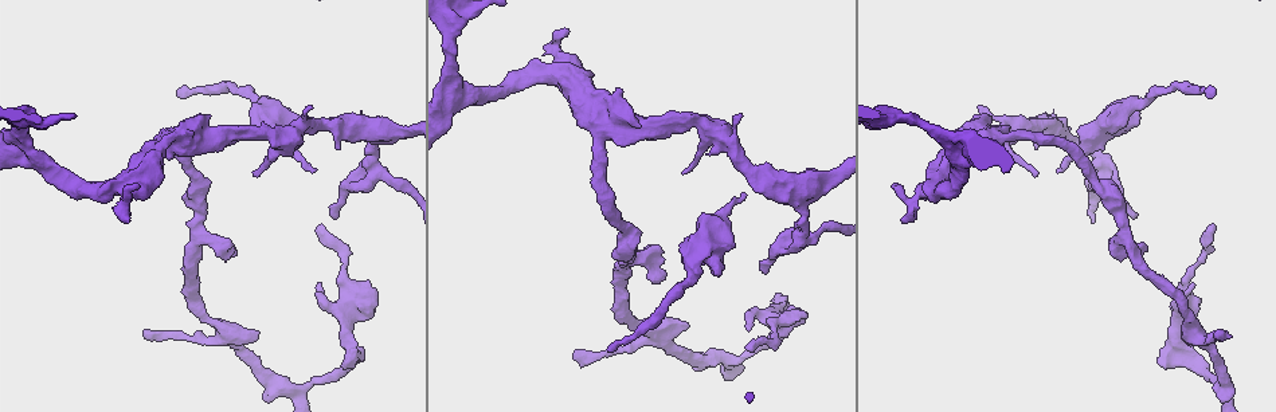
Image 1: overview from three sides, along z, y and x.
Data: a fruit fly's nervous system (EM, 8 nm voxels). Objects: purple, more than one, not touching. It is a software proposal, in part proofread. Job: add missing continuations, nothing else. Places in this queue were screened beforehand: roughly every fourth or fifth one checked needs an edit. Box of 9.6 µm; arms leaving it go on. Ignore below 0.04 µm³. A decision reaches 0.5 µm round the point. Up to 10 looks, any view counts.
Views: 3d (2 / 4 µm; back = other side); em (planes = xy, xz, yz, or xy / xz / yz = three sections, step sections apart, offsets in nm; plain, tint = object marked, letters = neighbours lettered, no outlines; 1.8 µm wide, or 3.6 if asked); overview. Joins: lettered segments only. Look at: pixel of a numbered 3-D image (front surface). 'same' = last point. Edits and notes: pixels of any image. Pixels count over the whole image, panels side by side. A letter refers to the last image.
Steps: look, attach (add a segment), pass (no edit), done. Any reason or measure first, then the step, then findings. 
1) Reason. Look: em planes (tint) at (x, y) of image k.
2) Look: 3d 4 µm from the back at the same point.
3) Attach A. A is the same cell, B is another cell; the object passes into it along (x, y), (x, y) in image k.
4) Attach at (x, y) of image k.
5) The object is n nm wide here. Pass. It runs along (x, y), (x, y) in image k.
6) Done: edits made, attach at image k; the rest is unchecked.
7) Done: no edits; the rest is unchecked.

Calibre changes. Look: em planes (letters) at (653, 128) of image 1.

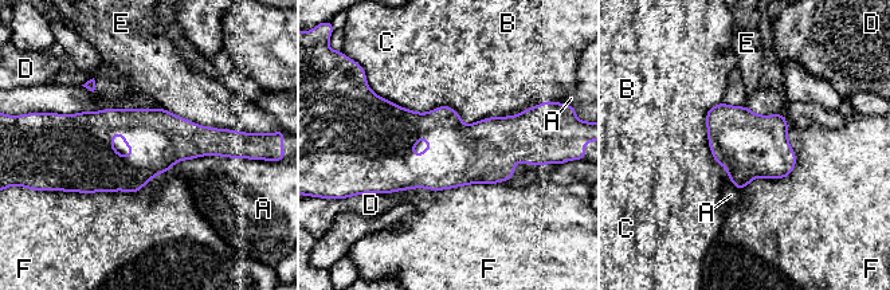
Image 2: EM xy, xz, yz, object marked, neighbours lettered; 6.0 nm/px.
The longest contact is with F, 550 nm. Pass. A, B, C, D, E and F are other cells; it runs along (67, 140), (137, 126), (228, 153) in image 2; none of them fits.

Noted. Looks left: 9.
Branch stops here. Look: em planes (letters) at (746, 194) of image 1.

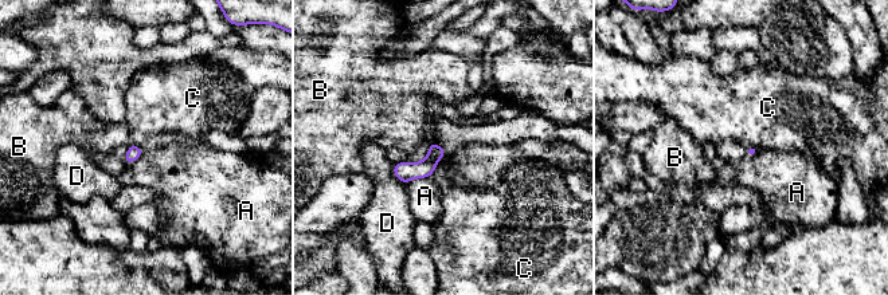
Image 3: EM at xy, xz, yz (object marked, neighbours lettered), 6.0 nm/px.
Pass. A, B, C and D are other cells; a border runs along (446, 152), (430, 176) in image 3; no lettered segment goes on from it.

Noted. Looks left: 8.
Thick end. Look: em planes (letters) at (713, 272) of image 1.

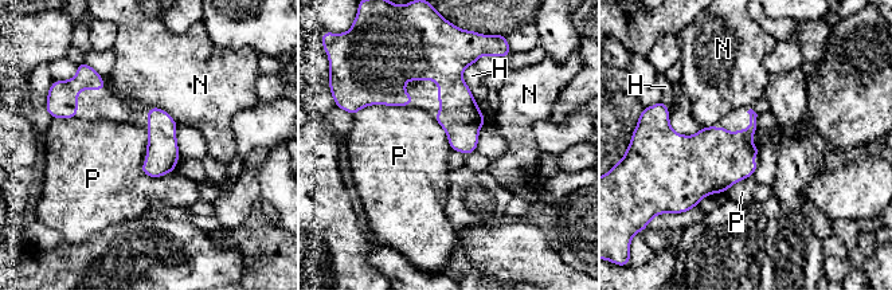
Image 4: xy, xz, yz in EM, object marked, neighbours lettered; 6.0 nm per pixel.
Pass. H, N and P are other cells; a border runs along (409, 105), (366, 105), (362, 109) in image 4; none of them fits.

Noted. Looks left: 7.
An open end. Look: 3d 4 µm at (181, 94) of image 1.

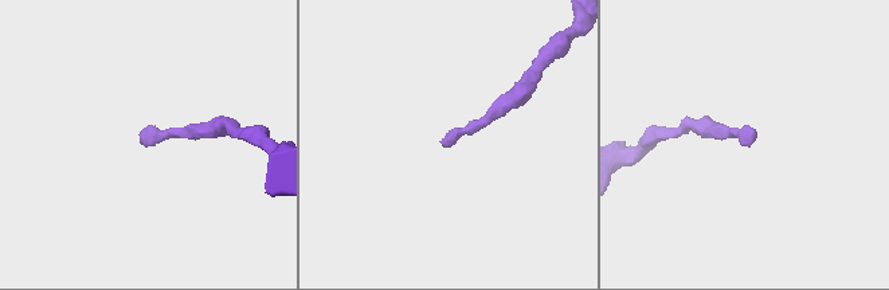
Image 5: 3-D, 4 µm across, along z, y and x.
Shape alone is not enough. Look: em planes (letters) at (142, 140) of image 5.

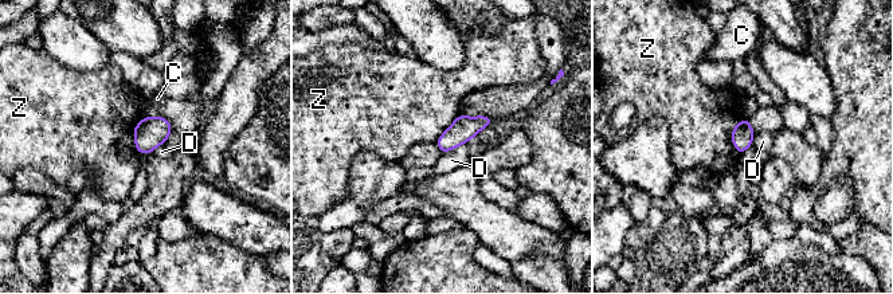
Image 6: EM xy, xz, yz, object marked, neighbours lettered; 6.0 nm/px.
The object is 140 nm wide here. Pass. C, D and Z are other cells; a border runs along (745, 117), (731, 133), (740, 153) in image 6; none of them fits.

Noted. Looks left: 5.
Done: no edits; the rest is unchecked.

